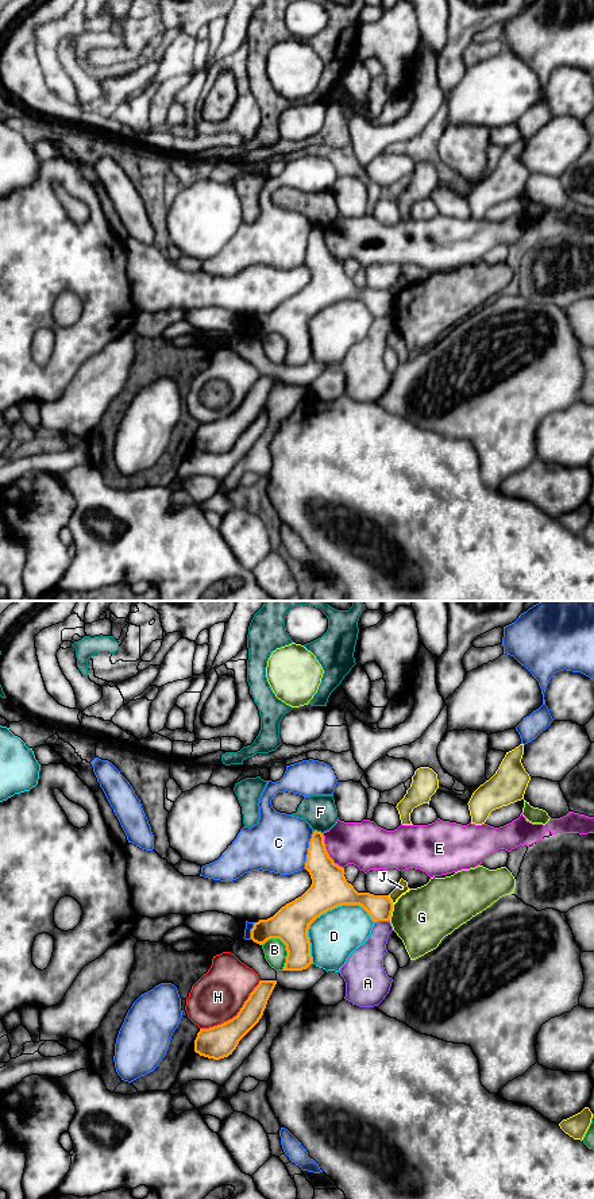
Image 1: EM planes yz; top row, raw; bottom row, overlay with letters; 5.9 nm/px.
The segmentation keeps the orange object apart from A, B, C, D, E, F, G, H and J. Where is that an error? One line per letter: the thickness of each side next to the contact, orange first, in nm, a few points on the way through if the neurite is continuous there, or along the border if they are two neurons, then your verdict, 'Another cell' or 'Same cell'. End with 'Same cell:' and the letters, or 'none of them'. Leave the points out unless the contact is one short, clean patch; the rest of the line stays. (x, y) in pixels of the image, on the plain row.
A: Thickness 150 nm (orange) against 180 nm. Another cell
B: Thickness 220 nm (orange) against 140 nm. Another cell
C: Thickness 220 nm (orange) against 360 nm. Another cell
D: Thickness 220 nm (orange) against 300 nm. Another cell
E: Thickness 220 nm (orange) against 280 nm. Boundary: yz (321, 228), (328, 251), (343, 263). Another cell
F: Thickness 170 nm (orange) against 200 nm. Boundary: yz (313, 226), (321, 228). Another cell
G: Thickness 150 nm (orange) against 360 nm. Boundary: yz (393, 300), (389, 315). Another cell
H: Thickness 200 nm (orange) against 300 nm. Another cell
J: Thickness 150 nm (orange) against 70 nm. Boundary: yz (388, 290), (393, 299). Another cell
Same cell: none of them

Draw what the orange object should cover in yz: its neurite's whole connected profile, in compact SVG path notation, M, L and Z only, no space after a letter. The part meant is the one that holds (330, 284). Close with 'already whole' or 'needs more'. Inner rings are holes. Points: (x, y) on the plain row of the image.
M315 225L312 230L305 265L312 274L310 282L301 292L282 301L273 312L255 317L251 324L251 335L259 340L270 334L279 334L286 340L288 351L284 366L302 366L312 359L308 324L317 312L328 305L342 300L359 300L369 308L374 317L390 316L393 307L393 297L389 290L358 288L354 281L347 277L344 263L335 259L329 252L321 227Z; already whole

